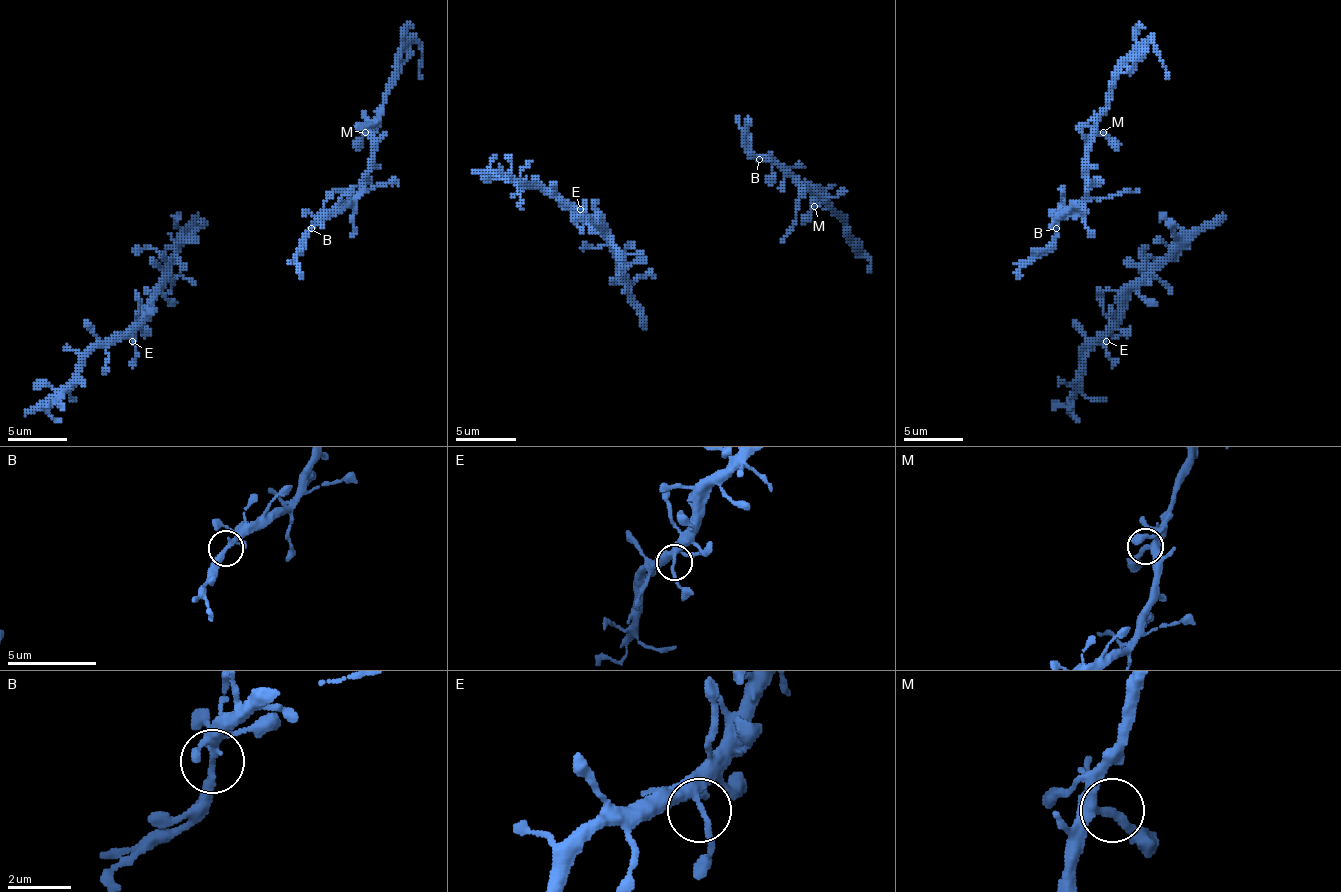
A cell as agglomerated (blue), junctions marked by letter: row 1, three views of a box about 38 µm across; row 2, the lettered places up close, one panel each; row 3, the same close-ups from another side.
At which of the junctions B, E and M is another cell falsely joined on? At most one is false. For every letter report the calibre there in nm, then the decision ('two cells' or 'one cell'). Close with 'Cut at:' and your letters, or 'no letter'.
B: 200 nm thick; one cell
E: 200 nm thick; one cell
M: 240 nm thick; one cell
Cut at: no letter

